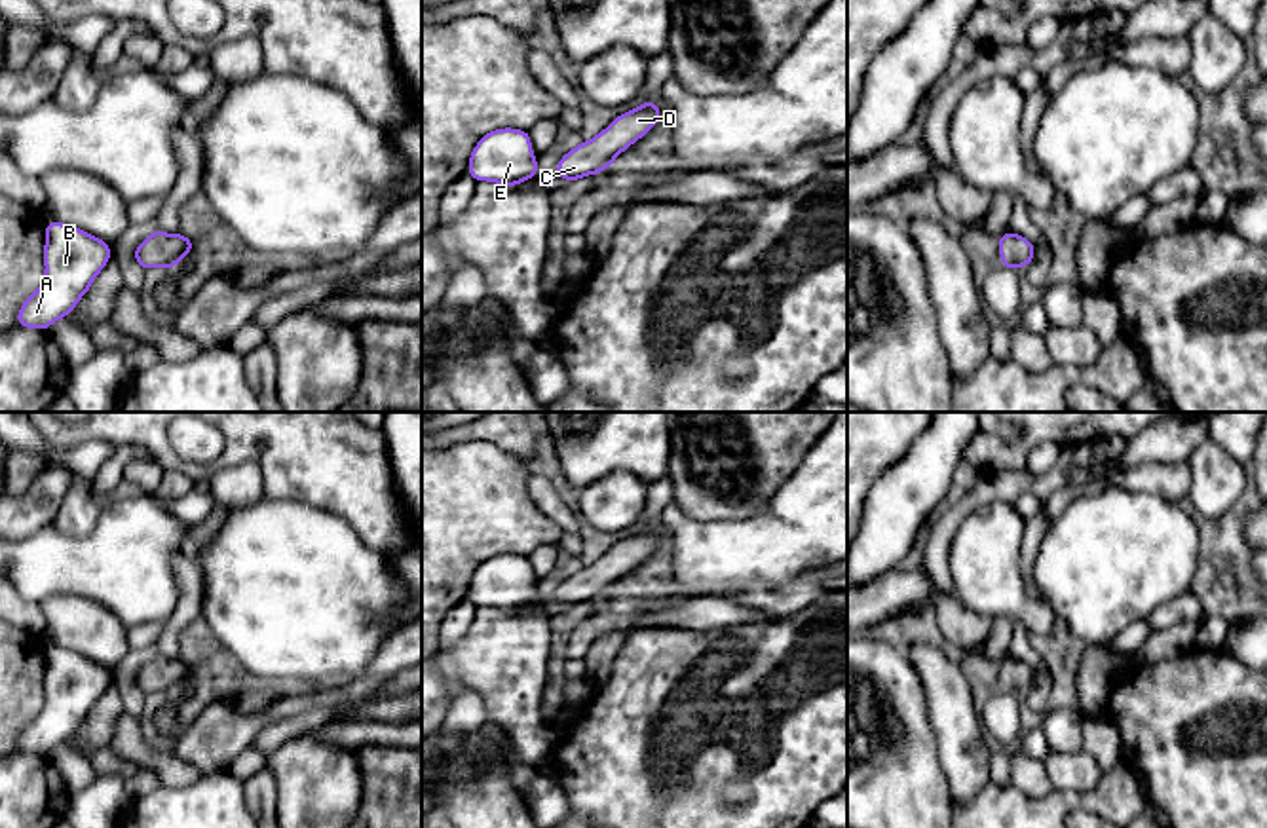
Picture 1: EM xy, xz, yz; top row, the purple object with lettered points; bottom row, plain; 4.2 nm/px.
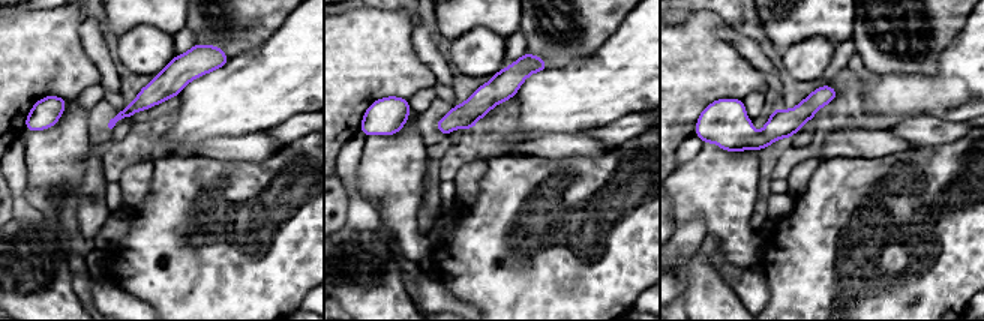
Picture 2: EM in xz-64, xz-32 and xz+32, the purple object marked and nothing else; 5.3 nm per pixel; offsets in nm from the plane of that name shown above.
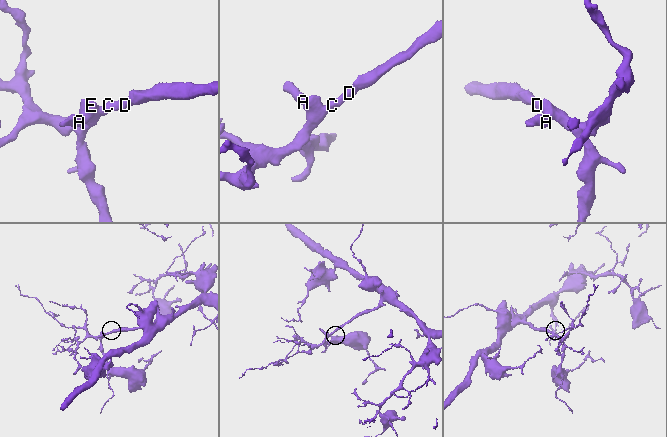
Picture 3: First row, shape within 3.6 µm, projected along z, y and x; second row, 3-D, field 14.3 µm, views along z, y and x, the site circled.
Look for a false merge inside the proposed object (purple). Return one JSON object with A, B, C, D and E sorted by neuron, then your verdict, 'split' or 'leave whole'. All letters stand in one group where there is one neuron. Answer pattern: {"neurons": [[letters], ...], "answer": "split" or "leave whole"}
{"neurons": [["A", "B", "C", "D", "E"]], "answer": "leave whole"}

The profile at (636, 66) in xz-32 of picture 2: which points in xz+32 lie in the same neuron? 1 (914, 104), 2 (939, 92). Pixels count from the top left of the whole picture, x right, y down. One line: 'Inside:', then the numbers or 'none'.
Inside: 1, 2

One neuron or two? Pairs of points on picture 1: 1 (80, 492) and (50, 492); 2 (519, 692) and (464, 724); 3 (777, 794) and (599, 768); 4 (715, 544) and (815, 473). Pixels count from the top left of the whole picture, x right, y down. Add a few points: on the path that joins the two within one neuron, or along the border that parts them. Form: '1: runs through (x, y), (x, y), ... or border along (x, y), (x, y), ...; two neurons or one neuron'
1: border along (73, 473), (59, 513), (52, 523); two neurons
2: border along (451, 701), (464, 690), (473, 690), (487, 720); two neurons
3: runs through (734, 792), (652, 792), (642, 783); one neuron
4: runs through (743, 544), (758, 544), (800, 502); one neuron

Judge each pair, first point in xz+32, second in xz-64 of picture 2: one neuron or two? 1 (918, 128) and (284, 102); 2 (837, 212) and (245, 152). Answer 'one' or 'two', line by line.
1: two
2: two

